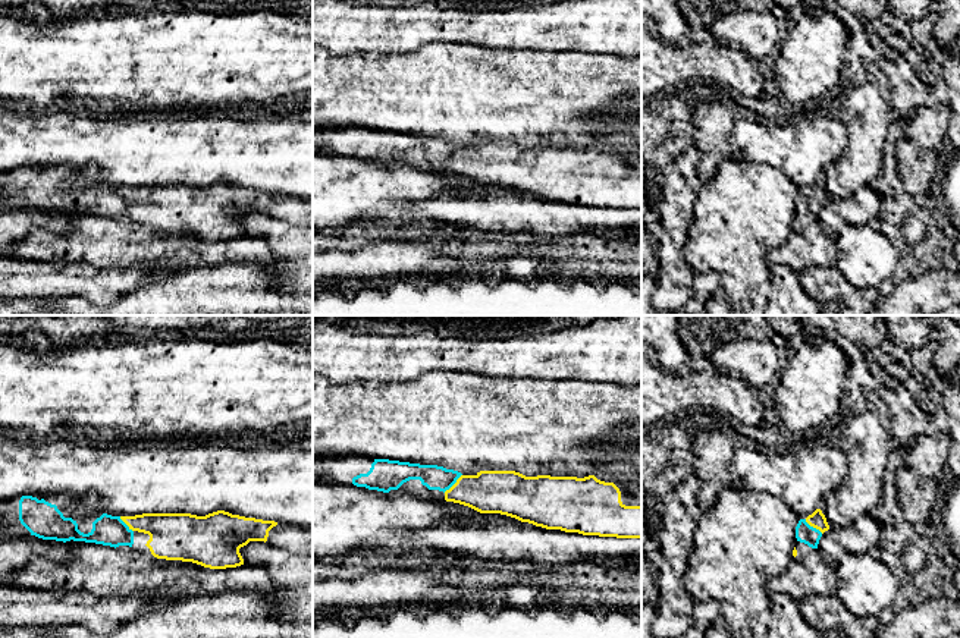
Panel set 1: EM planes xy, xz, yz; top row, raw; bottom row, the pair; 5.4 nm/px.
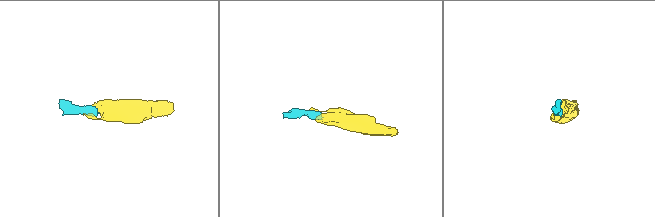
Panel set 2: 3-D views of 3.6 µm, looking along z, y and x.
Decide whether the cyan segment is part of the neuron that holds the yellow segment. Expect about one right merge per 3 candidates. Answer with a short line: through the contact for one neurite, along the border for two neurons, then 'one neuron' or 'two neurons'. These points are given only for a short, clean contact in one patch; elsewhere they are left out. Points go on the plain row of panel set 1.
xz (489, 163), (454, 156), (433, 148) | one neuron

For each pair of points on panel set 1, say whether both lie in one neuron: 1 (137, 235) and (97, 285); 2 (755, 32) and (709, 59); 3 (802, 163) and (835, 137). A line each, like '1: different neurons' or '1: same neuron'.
1: different neurons
2: different neurons
3: same neuron

